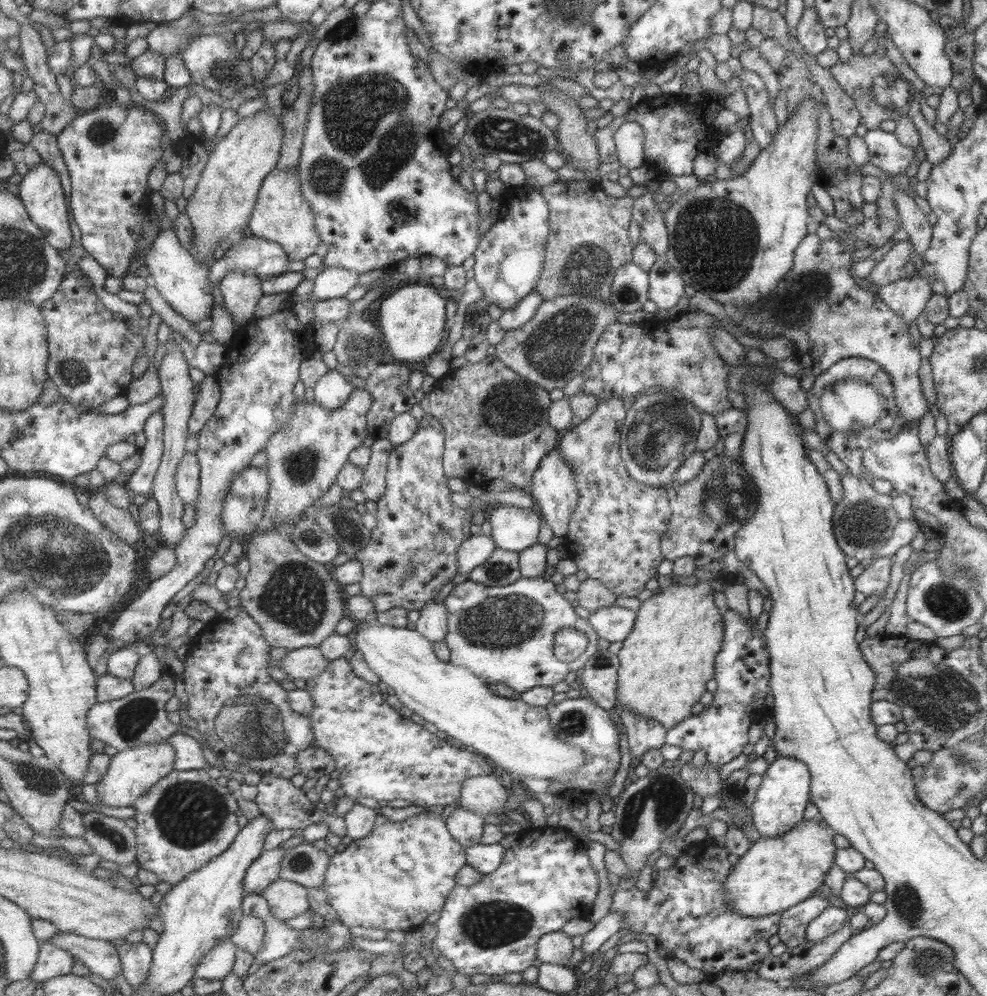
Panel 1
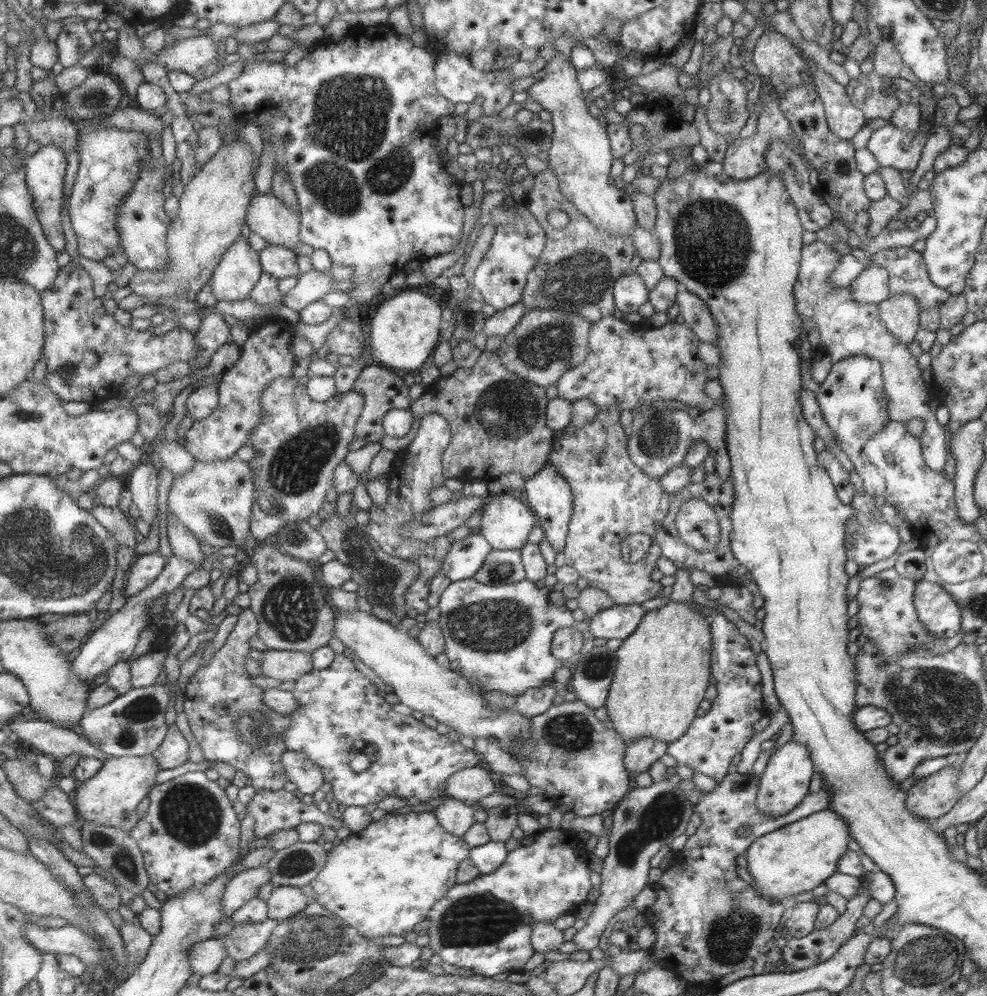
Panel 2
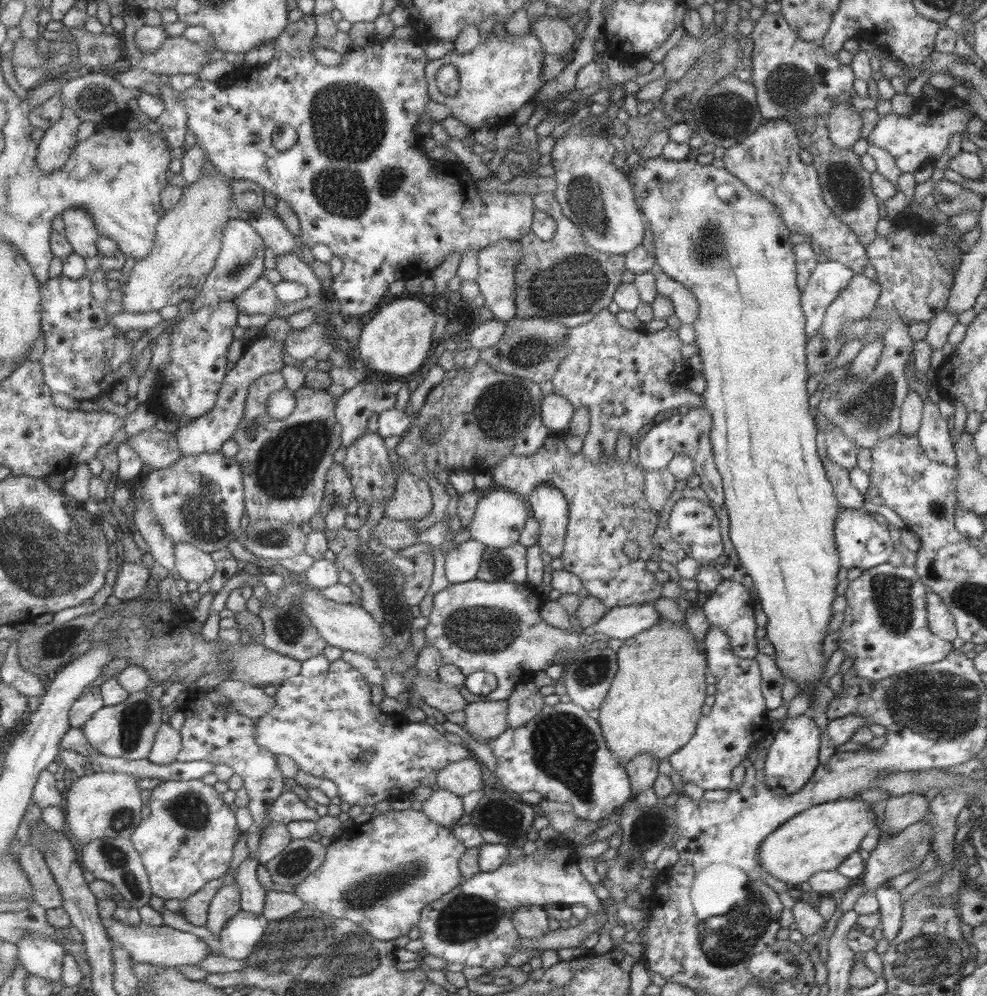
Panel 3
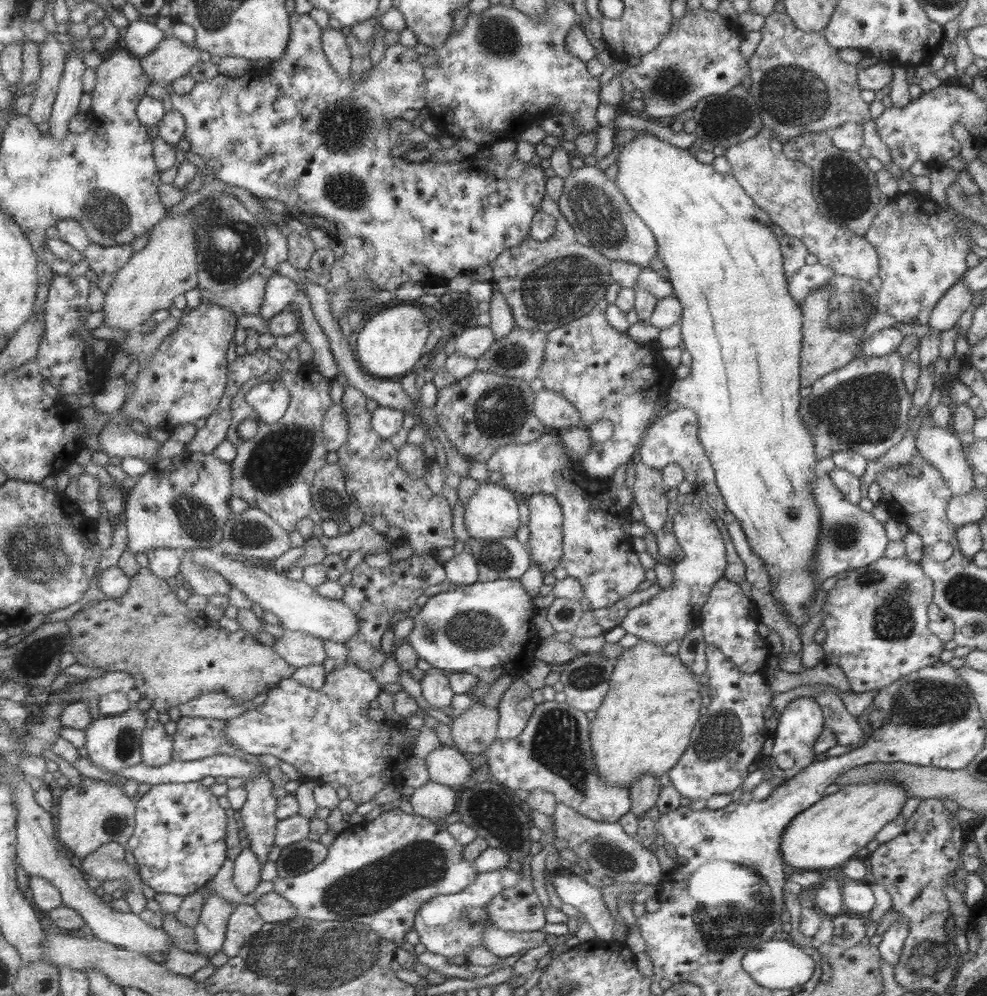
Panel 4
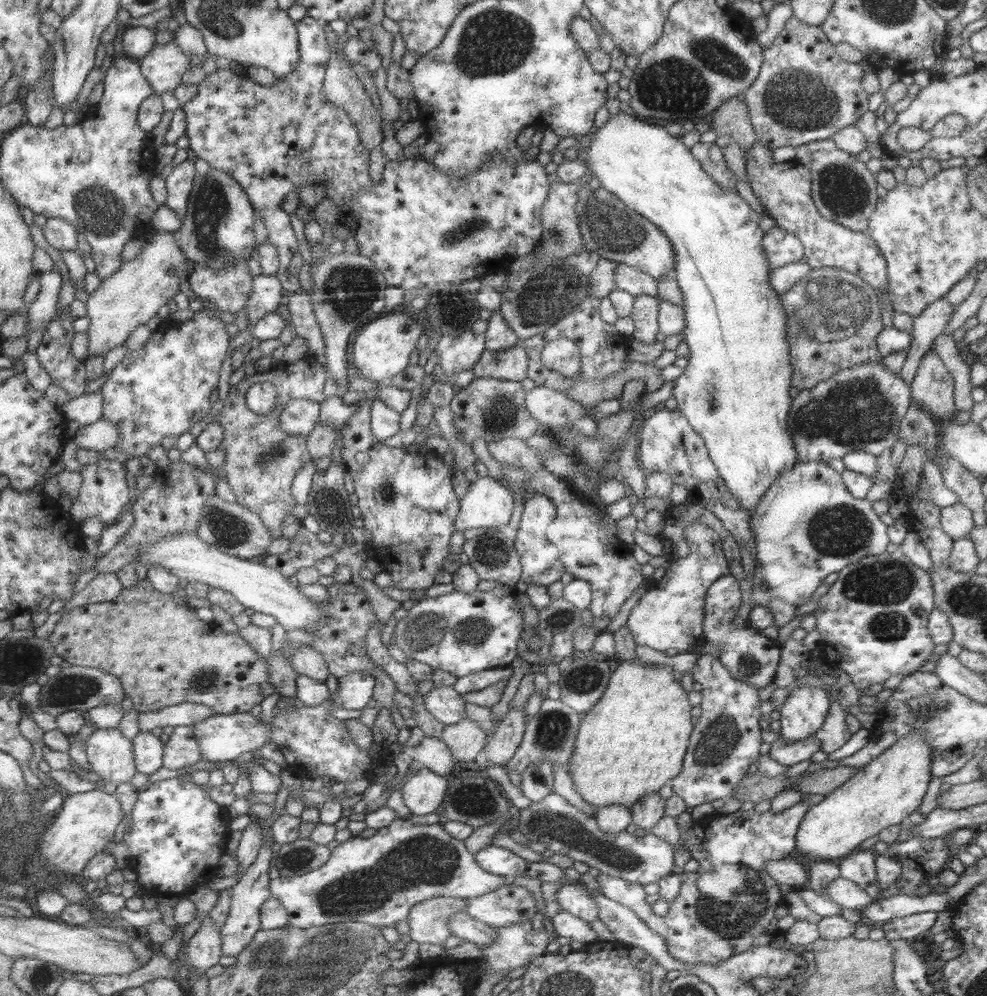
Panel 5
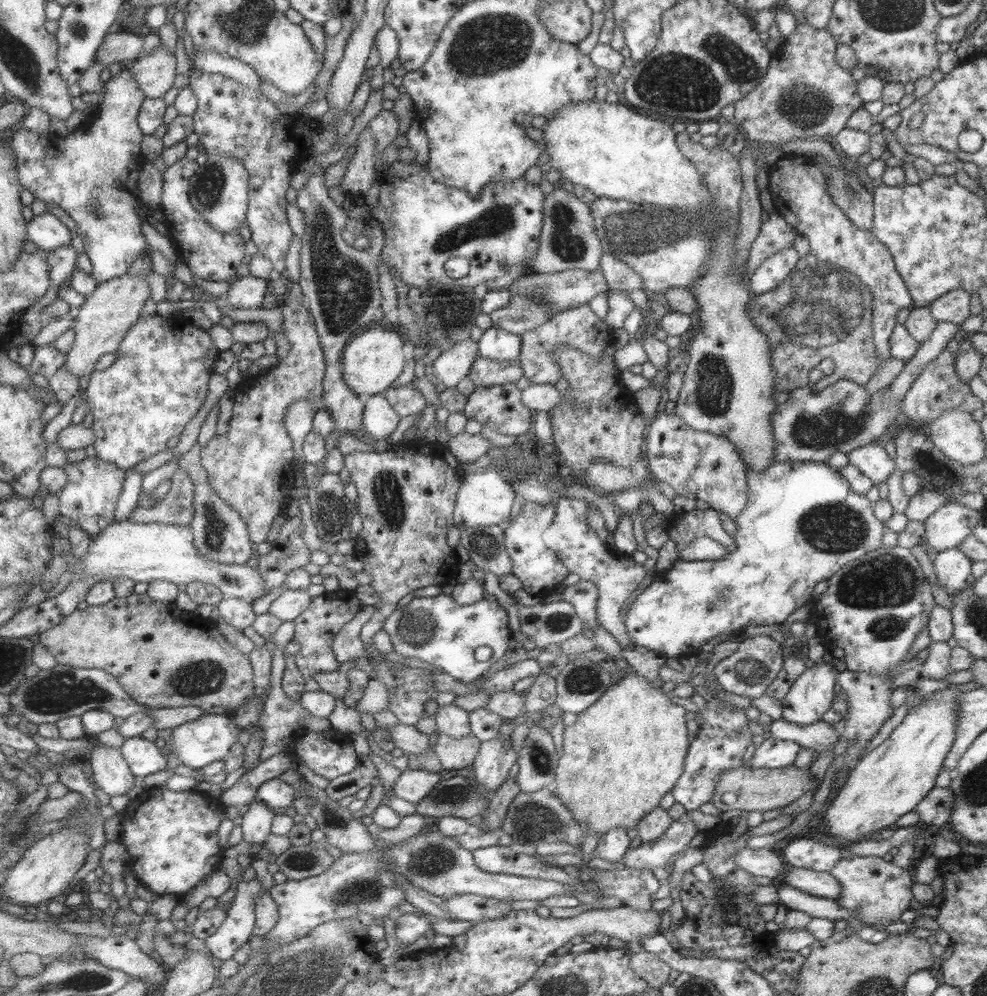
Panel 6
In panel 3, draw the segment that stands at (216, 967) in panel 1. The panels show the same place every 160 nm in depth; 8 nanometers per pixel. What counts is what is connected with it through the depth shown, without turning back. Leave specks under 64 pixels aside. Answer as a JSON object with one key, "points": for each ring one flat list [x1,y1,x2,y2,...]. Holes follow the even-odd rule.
{"points":[[113,918,106,920,107,932,112,942,117,942,123,950,131,953,131,959,137,964,151,964,159,967,180,967,199,966,203,960,209,957,213,951,209,947,214,947,210,942,205,942,201,936,191,934,191,932,181,932,171,926,148,926,141,924,141,927,127,927]]}

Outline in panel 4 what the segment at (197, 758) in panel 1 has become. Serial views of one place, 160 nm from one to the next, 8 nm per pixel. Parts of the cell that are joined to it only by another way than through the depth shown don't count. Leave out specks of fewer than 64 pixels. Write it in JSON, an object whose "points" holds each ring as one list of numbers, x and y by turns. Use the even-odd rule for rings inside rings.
{"points":[[151,707,144,713,148,723,142,738,143,763,152,767,169,764,174,760,175,737,165,730,159,711]]}

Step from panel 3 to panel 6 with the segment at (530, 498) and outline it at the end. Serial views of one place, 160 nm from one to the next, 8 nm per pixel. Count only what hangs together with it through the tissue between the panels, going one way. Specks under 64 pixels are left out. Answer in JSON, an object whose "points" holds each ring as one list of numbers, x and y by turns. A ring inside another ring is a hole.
{"points":[[525,502,519,514,509,523,504,525,505,553,511,560,510,574,520,580,523,590,533,595,547,596,559,587,563,578,569,572,559,562,557,556,546,548,542,539,542,532,551,524,554,515,552,504,535,504]]}

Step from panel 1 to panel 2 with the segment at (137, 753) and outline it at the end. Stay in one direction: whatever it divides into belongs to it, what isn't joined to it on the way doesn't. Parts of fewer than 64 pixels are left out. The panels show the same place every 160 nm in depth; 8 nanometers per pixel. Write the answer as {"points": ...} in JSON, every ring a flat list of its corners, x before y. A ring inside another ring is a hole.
{"points":[[155,755,109,757,98,774,83,782,73,793,81,823,98,822,131,832,141,820,137,808,150,795,161,769]]}

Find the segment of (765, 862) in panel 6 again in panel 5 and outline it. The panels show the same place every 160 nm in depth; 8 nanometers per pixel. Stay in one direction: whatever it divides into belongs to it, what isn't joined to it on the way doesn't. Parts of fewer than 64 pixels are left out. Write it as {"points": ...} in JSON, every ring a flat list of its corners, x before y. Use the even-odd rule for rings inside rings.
{"points":[[794,856,768,860,764,869,777,884,787,884,792,888,802,888,808,877,806,866]]}

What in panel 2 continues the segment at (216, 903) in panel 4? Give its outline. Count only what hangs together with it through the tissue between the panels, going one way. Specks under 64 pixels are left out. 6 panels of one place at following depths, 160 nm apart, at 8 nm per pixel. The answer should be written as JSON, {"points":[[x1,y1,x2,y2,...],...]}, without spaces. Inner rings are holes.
{"points":[[268,864,239,871,227,885,223,895,223,920,231,922,235,912,249,900,259,895,261,887,272,880,272,872]]}

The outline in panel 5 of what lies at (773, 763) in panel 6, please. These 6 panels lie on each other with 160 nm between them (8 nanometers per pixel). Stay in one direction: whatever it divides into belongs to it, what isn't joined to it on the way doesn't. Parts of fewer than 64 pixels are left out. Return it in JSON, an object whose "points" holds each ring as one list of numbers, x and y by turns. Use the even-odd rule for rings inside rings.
{"points":[[780,736,770,744,767,755,782,764,789,767,797,762,809,759,817,750,820,750,821,743,815,737,807,737,795,742,787,742]]}

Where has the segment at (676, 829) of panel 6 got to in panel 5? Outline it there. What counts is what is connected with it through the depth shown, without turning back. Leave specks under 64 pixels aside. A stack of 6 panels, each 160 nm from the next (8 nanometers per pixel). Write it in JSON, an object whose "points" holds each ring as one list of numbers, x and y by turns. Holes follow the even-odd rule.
{"points":[[553,791,545,795,539,802,532,802,527,809,514,810,516,831,524,834,531,842,541,842,545,848,552,850,555,854,565,854,571,860,583,862,587,866,591,866,609,876,622,878,627,883,635,883,637,887,644,884,657,882,660,878,671,873,673,865,673,845,669,845,659,837,655,837,651,832,645,832,641,837,629,834,626,831,618,832,617,834,607,834,595,823,595,817,589,817,576,807,569,804,563,797,557,795]]}

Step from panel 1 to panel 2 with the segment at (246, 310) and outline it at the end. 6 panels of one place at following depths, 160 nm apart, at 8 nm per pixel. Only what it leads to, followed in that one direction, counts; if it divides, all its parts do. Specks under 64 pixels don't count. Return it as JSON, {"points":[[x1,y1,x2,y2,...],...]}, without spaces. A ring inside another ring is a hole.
{"points":[[240,237,226,252,211,284,220,301,237,302,250,297,263,273,260,252]]}

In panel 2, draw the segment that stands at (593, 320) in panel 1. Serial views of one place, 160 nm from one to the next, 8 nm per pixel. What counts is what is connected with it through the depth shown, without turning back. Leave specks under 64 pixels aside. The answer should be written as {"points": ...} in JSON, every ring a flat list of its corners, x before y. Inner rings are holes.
{"points":[[527,309,513,330,503,336,503,341,495,350,500,363,517,376,546,389,555,385,565,370,579,366,588,353,587,339,592,322,585,320,574,312,560,311,559,309]]}

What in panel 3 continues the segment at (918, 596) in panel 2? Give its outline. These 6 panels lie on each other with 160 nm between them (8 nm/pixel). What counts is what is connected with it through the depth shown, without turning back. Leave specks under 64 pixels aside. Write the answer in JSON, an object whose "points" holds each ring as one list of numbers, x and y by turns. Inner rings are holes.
{"points":[[927,591,924,597,926,598,926,621,928,628,935,636,951,643,956,637,953,615,943,604,939,595]]}

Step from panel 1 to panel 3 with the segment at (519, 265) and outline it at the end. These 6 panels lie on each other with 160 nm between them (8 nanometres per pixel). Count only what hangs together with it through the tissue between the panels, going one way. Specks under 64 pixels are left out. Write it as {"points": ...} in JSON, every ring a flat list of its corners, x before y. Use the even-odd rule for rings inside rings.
{"points":[[501,239,496,243,488,244,480,248,476,254,477,275,474,281,477,283,478,291,483,296,484,306,487,307,496,319,507,322,515,314,514,272,517,260,520,260,519,241]]}

